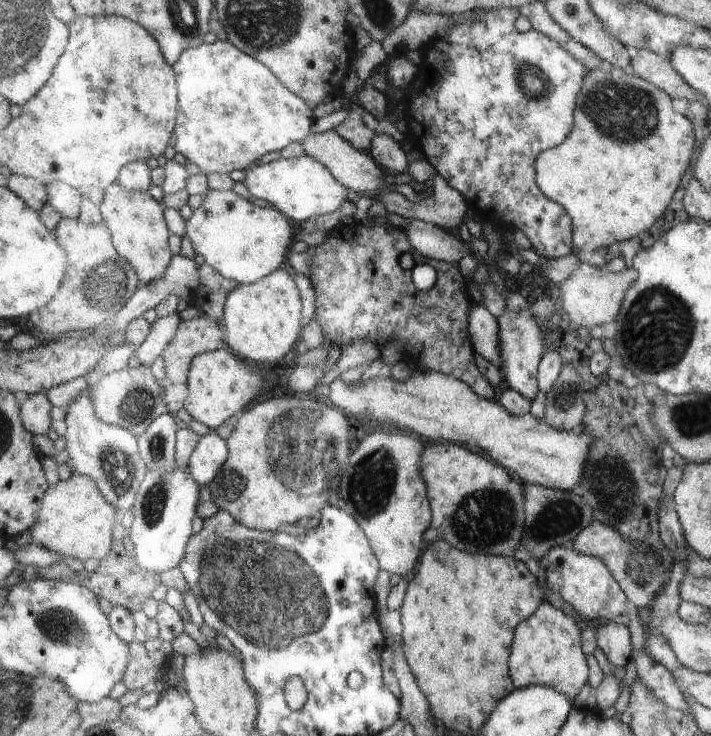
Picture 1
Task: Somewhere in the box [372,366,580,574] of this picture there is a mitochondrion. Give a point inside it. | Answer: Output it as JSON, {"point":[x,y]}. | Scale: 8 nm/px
{"point":[484,520]}

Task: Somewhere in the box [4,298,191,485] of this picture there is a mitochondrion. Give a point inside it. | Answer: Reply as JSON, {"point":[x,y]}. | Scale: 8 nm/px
{"point":[138,404]}

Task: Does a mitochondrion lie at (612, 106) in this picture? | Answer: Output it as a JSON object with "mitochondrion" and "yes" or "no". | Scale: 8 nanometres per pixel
{"mitochondrion":"yes"}

